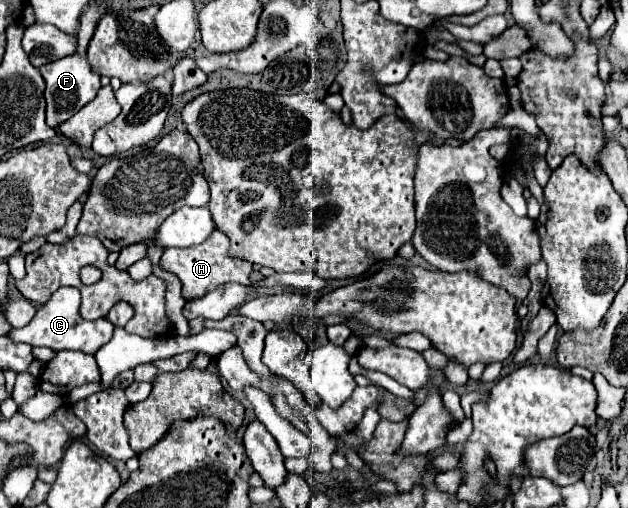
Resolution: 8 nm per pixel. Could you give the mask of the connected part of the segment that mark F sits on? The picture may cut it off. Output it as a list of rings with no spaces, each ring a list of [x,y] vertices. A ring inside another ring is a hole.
[[[70,54],[60,60],[48,62],[38,70],[46,80],[46,94],[44,94],[46,96],[46,122],[50,122],[50,126],[54,126],[54,128],[58,128],[58,124],[66,122],[82,106],[86,106],[90,100],[94,100],[100,90],[100,76],[96,72],[92,72],[88,60],[78,54]]]

